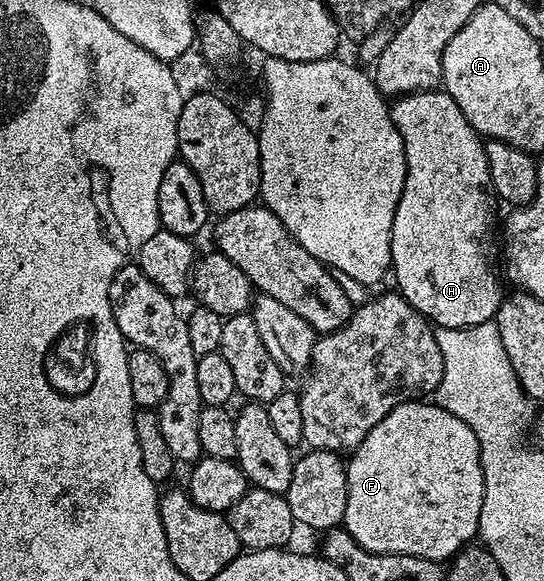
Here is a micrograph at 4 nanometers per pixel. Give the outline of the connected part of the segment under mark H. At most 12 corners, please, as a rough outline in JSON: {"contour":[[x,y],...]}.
{"contour":[[445,89],[393,100],[396,290],[435,328],[504,298],[483,136]]}

